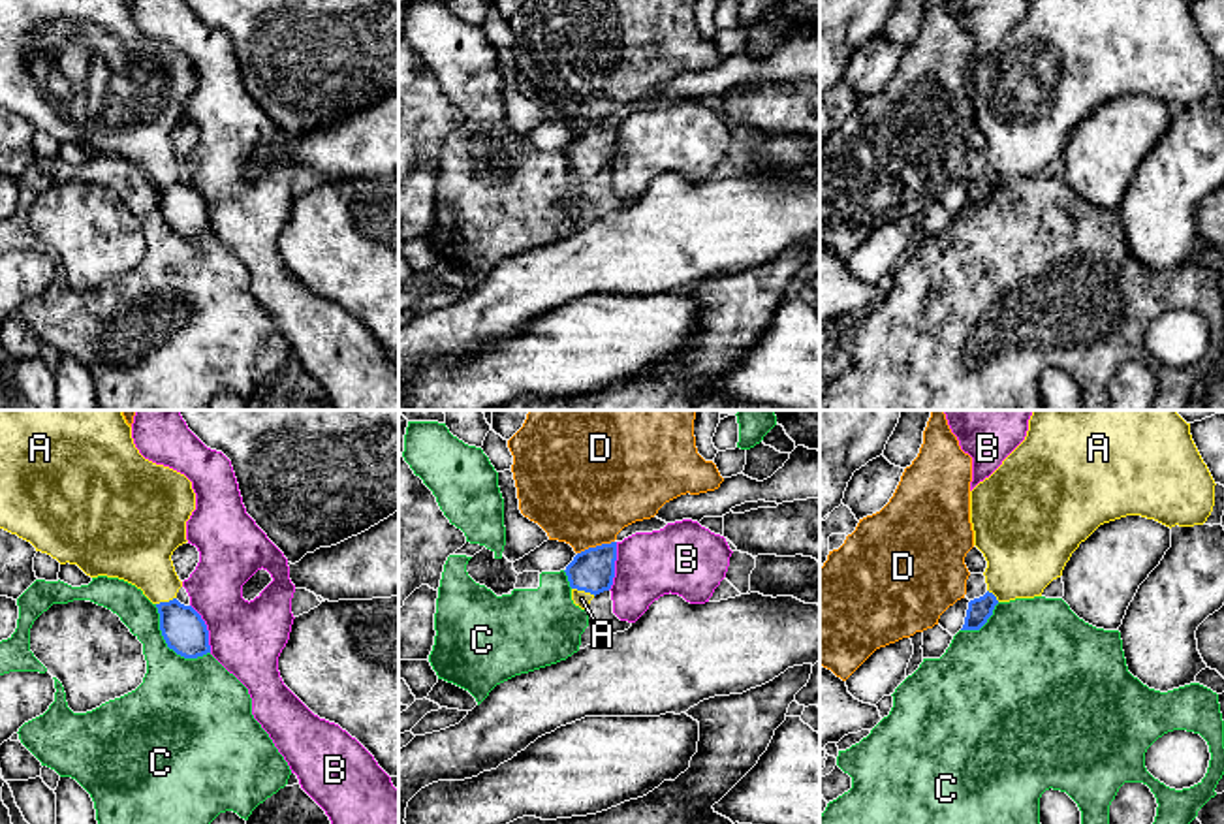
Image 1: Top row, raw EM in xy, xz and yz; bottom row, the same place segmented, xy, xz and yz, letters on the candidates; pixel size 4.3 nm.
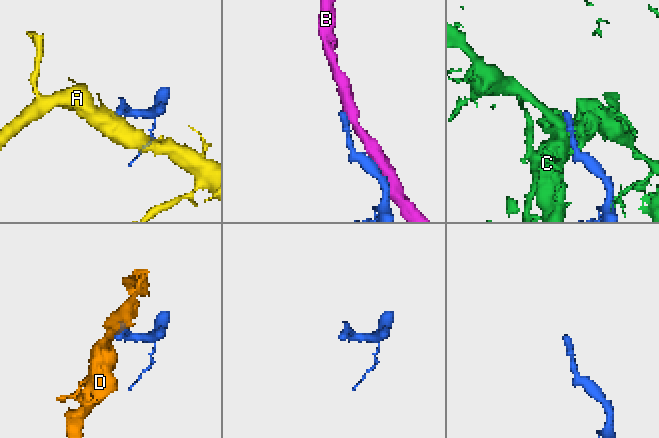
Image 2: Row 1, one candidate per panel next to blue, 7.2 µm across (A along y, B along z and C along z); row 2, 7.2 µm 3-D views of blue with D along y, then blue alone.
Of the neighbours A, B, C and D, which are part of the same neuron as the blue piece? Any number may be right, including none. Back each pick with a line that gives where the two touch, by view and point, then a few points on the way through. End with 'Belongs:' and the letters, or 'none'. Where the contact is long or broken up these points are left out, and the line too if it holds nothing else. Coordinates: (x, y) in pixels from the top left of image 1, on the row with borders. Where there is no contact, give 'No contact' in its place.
A: Touches blue at xz (583, 589). Path across: xz (593, 570), (583, 589), (581, 599)
Belongs: A

